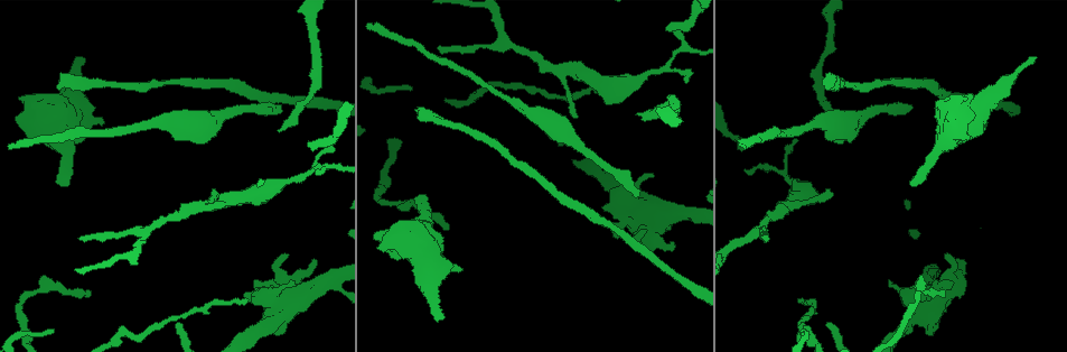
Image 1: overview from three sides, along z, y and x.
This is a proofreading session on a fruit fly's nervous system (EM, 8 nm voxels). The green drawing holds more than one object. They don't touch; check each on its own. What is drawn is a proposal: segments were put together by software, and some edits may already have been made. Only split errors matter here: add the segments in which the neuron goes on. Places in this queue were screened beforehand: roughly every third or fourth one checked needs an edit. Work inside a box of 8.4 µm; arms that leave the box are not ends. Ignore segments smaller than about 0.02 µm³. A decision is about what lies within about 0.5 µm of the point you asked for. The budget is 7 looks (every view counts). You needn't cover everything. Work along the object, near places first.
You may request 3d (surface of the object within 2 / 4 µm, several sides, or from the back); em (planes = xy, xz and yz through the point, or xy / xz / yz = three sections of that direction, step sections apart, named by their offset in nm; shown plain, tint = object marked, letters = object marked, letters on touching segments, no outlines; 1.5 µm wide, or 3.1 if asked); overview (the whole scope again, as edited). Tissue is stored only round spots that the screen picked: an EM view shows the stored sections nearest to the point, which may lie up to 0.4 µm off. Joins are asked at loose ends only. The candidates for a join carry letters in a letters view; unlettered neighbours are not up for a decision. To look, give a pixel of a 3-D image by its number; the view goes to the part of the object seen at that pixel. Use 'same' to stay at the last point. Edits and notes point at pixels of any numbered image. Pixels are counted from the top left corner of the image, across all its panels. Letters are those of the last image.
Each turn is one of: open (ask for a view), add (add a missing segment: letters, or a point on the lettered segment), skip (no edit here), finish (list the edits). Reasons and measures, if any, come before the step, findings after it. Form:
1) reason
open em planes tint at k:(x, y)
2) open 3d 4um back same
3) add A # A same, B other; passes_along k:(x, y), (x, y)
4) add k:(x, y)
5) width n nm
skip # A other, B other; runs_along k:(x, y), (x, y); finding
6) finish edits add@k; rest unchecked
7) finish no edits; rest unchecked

tapers out
open em yz step 8 tint at 1:(277, 130)

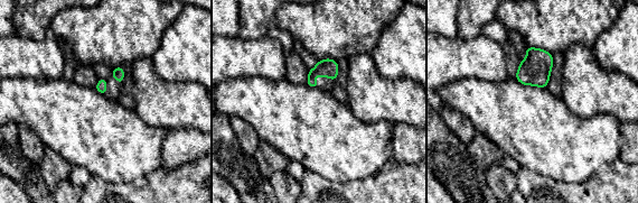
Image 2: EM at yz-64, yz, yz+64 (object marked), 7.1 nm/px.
another direction
open em planes letters same

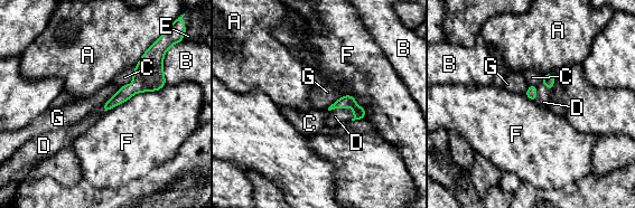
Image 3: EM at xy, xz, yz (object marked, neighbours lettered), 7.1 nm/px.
add D # A other, B other, C other, D same, E other, F other, G other; passes_along 3:(358, 112), (345, 107), (335, 116); it goes on there

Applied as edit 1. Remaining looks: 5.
an open end
open 3d 4um at 1:(910, 106)

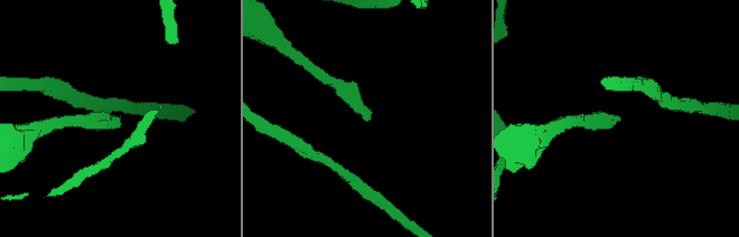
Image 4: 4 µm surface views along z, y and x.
open em planes letters at 4:(614, 116)

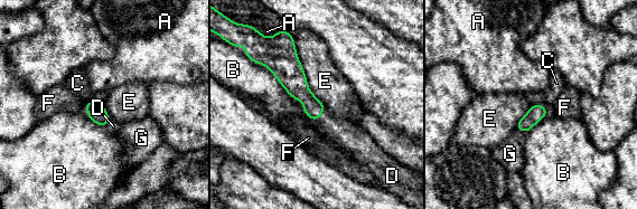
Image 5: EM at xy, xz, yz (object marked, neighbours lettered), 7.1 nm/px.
add D # A other, B other, C other, D same, E other, F other, G other; it goes on there

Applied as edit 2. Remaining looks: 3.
open em yz step 8 letters at 1:(574, 118)

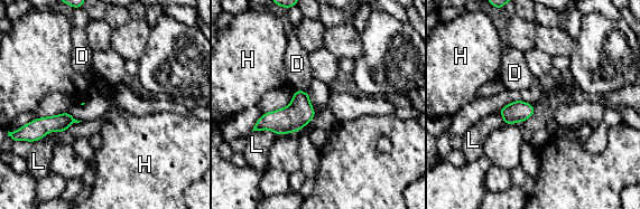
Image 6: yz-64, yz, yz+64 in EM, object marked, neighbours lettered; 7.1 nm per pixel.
open em planes letters same

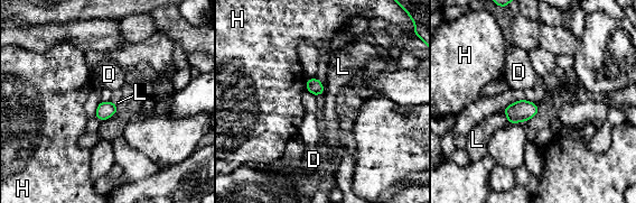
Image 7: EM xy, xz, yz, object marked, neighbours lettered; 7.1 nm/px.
width 110 nm
skip # D other, H other, L other; border 7:(502, 109), (507, 121); none of them fits

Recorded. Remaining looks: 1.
finish edits add@3, add@5; rest unchecked

